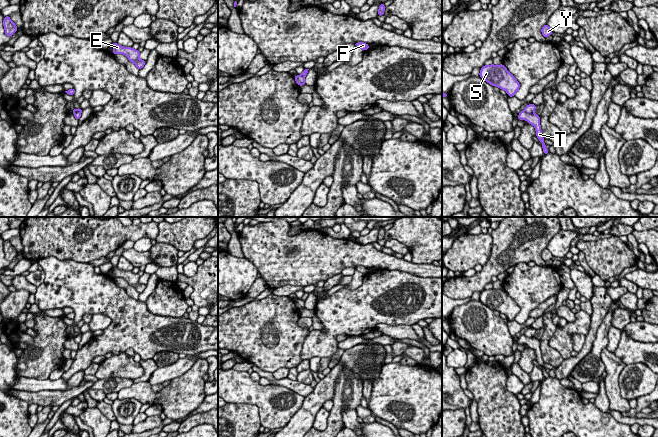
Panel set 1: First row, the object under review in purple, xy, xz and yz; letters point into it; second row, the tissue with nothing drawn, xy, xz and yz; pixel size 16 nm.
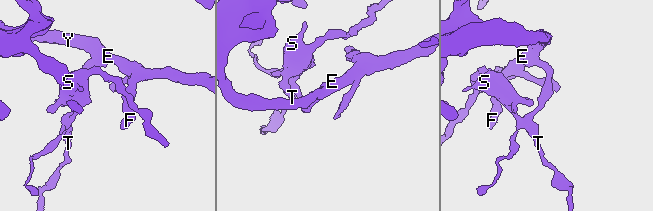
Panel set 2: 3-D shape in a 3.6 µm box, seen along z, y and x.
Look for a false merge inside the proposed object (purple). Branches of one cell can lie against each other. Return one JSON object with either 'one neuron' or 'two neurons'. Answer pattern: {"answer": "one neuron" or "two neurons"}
{"answer": "two neurons"}

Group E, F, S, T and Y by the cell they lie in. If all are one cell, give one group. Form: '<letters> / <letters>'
E F Y / S T

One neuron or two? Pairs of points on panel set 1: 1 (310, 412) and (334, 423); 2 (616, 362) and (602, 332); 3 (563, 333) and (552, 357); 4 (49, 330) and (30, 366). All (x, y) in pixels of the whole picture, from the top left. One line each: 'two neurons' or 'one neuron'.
1: two neurons
2: two neurons
3: two neurons
4: one neuron

